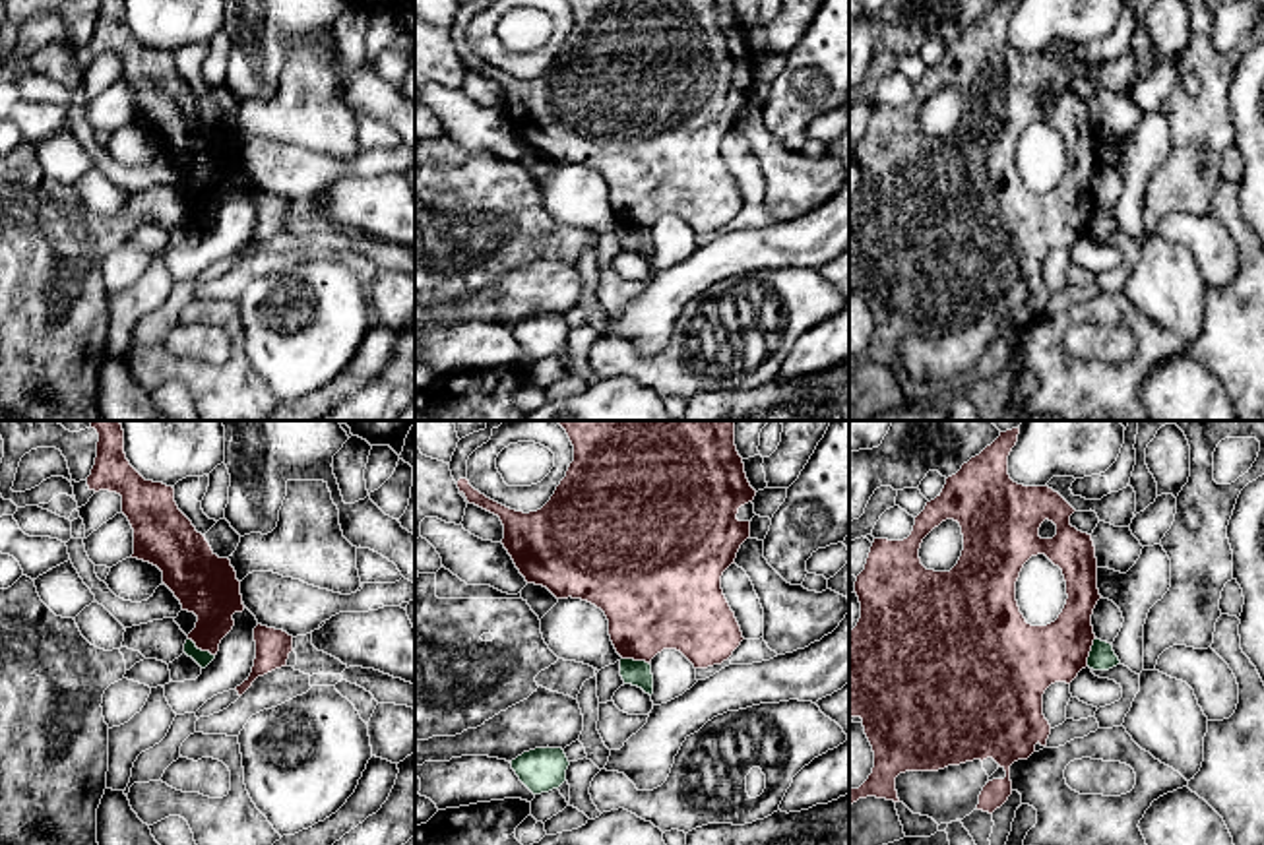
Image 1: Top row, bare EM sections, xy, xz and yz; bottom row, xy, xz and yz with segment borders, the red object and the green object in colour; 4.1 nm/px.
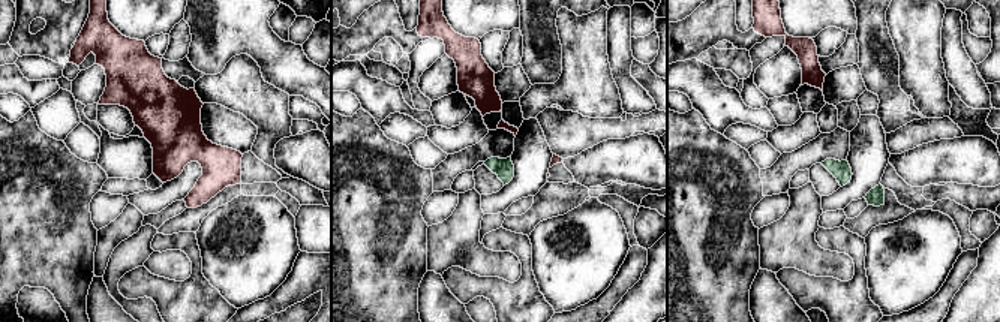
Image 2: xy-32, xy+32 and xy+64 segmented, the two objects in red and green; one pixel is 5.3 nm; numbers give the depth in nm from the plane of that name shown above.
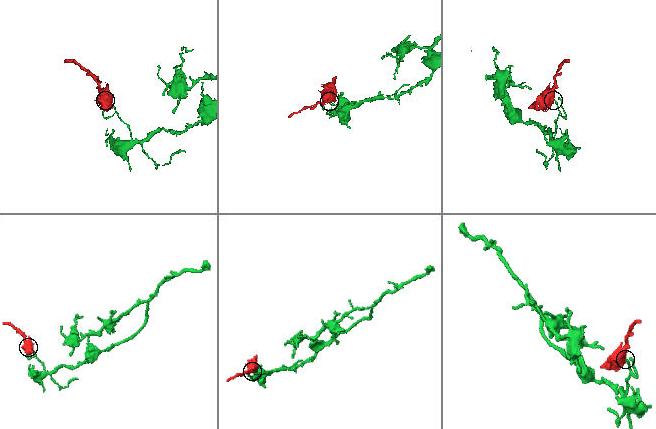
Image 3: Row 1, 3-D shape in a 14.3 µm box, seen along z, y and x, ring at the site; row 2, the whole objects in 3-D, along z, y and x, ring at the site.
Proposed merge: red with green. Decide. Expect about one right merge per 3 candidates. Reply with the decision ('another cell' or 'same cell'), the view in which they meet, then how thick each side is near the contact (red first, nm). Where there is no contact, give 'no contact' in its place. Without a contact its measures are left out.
another cell; contact in xy; calibres 240 and 60 nm

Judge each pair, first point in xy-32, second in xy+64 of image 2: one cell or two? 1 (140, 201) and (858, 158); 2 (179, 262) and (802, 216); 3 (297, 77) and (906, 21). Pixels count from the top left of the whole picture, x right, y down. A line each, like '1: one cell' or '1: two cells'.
1: one cell
2: one cell
3: two cells

